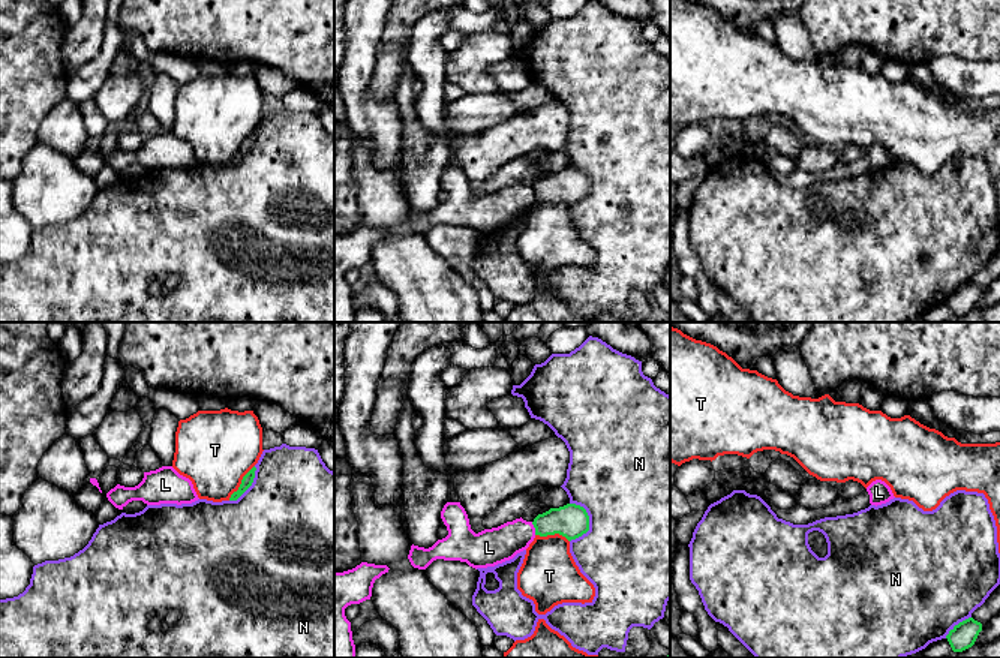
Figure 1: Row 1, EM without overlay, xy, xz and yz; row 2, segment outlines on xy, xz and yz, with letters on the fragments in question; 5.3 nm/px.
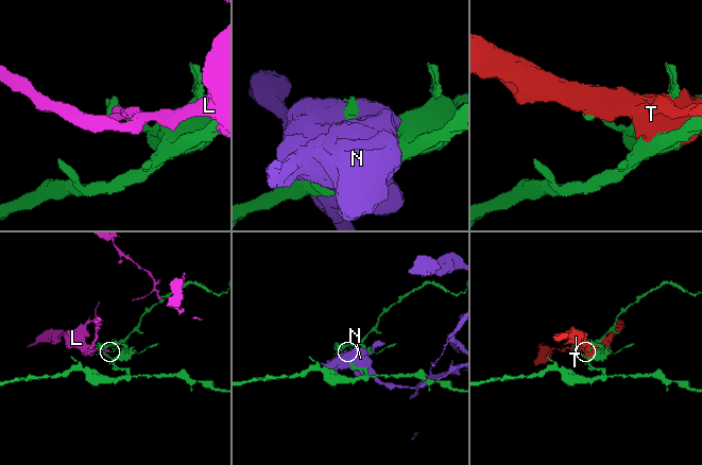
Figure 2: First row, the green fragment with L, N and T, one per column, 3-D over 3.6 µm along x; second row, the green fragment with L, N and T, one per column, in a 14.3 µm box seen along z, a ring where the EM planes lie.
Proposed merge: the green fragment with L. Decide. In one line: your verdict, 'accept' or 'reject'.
reject

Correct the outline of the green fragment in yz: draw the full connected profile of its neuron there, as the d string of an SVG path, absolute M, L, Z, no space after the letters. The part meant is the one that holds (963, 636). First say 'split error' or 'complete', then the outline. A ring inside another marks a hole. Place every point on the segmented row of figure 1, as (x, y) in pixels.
complete; M969 618L955 625L946 636L954 652L963 652L972 648L982 631L982 624Z

